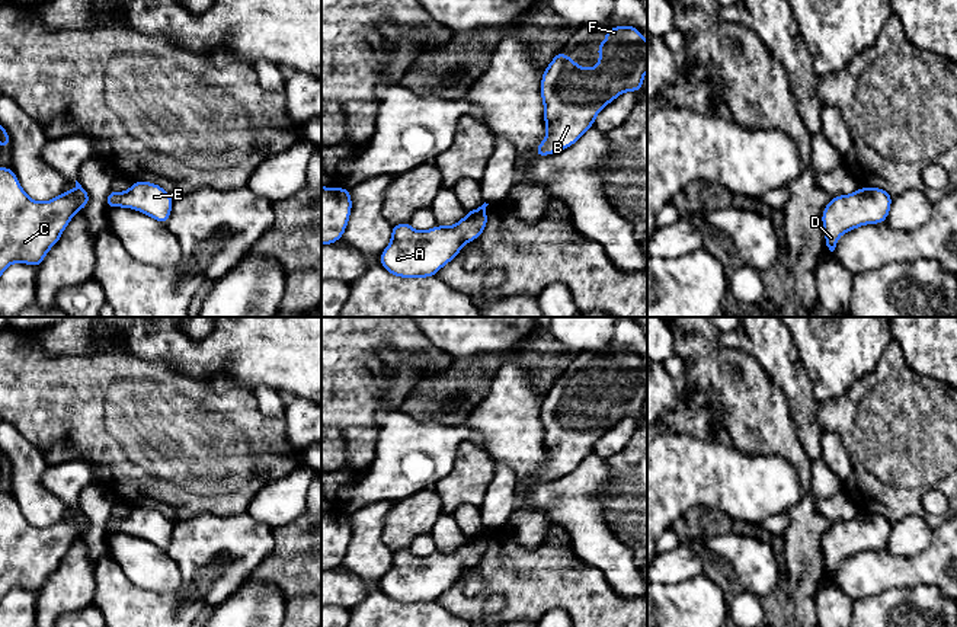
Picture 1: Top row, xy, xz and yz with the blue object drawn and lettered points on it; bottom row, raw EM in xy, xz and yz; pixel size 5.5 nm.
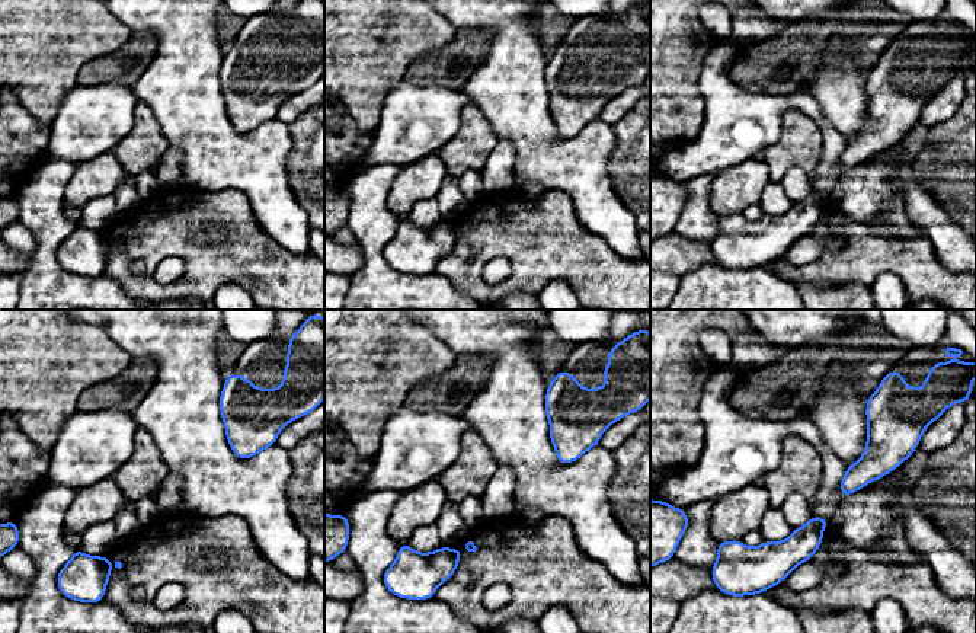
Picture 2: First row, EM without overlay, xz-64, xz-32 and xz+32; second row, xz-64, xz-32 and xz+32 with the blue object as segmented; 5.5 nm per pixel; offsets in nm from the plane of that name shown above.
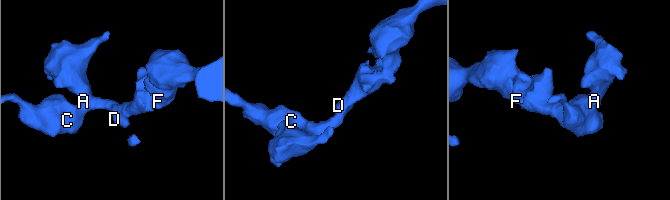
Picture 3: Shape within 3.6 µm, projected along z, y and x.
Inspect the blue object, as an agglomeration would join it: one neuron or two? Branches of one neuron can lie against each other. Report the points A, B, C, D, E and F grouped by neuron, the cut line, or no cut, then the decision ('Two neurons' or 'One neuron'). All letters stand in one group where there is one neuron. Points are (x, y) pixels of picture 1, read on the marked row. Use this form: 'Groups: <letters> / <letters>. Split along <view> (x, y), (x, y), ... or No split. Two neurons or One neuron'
Groups: A B C D E F. No split. One neuron

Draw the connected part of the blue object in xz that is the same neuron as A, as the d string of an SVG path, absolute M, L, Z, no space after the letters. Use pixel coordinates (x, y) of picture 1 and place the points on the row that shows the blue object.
M486 207L467 211L454 225L415 230L409 223L391 227L391 241L380 255L381 266L399 278L429 278L449 263L464 244L476 240L487 225Z

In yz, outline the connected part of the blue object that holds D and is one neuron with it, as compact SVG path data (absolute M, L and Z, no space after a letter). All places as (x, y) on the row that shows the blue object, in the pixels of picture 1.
M858 188L851 195L833 196L822 212L825 243L835 250L838 239L867 224L886 223L893 196L881 188Z

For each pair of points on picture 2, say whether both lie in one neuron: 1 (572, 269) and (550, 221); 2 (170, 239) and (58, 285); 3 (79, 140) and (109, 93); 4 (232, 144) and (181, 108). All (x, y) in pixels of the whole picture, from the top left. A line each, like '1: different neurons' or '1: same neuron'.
1: same neuron
2: different neurons
3: same neuron
4: same neuron

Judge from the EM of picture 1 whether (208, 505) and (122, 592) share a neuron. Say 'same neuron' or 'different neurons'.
different neurons

